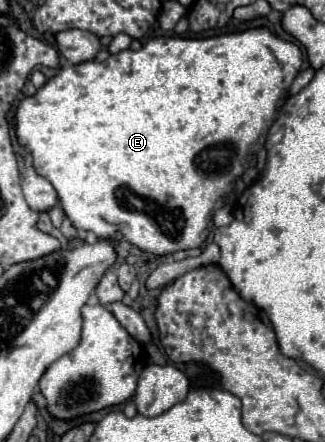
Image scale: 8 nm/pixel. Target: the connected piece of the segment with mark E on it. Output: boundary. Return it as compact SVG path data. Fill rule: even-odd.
M256 27L256 29L246 29L240 33L226 33L226 35L206 37L206 39L156 37L156 39L150 39L140 51L126 49L116 55L110 55L104 63L86 61L86 63L64 67L42 89L38 89L34 97L22 99L16 111L16 135L20 145L32 151L36 171L52 183L66 217L72 221L76 229L92 231L100 239L128 241L146 253L166 257L166 255L172 255L174 251L196 249L206 241L206 237L214 229L212 217L216 209L216 199L220 199L220 207L226 205L226 199L234 191L236 179L242 177L242 173L246 171L250 157L264 147L268 129L272 121L276 119L278 109L286 101L288 89L294 77L298 75L300 65L302 65L302 51L298 49L298 45L276 37L266 27Z

